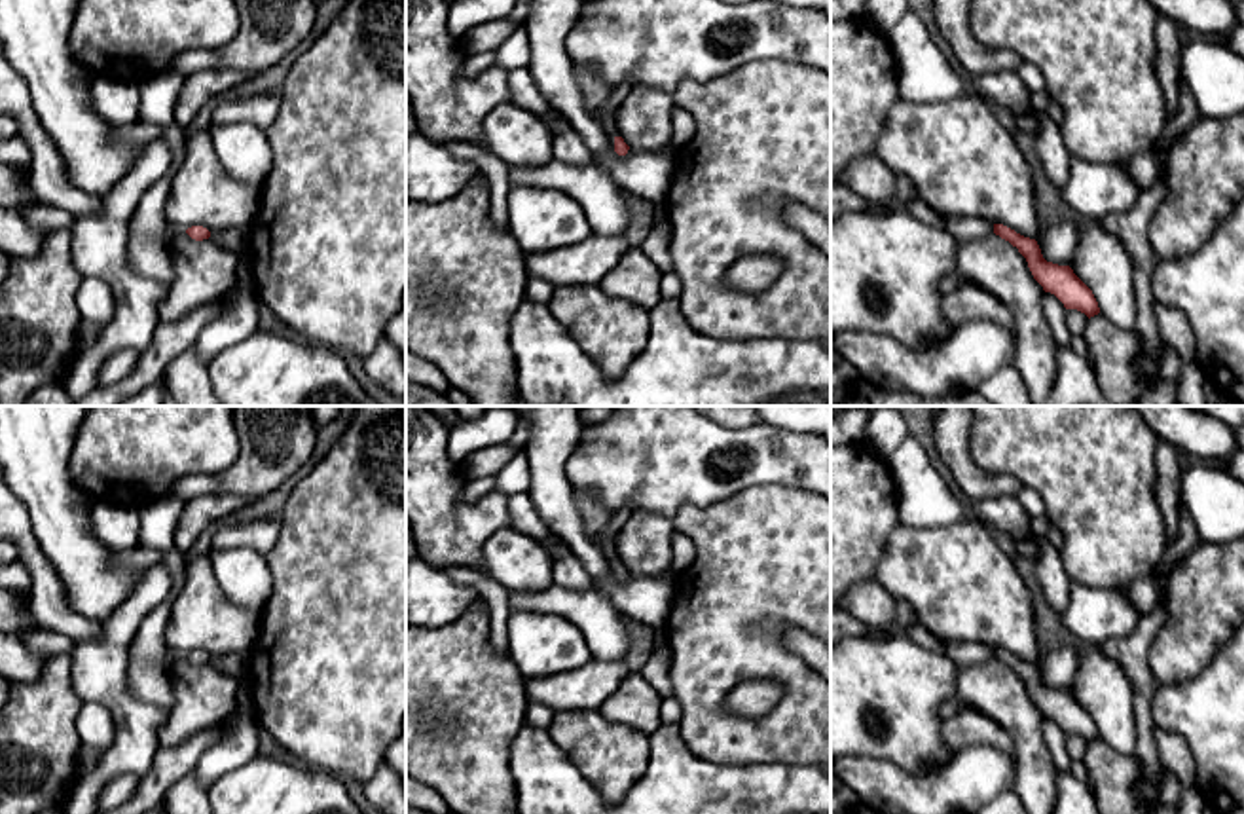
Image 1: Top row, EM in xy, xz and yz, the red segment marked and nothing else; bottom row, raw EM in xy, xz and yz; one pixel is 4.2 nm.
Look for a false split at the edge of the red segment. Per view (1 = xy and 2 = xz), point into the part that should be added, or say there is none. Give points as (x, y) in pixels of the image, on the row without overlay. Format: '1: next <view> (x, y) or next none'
1: next none
2: next none

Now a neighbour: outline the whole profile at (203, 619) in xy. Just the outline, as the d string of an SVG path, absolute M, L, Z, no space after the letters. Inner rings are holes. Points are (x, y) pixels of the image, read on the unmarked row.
M209 554L188 562L186 583L171 603L165 639L173 653L247 655L258 638L262 613L235 605L222 592Z

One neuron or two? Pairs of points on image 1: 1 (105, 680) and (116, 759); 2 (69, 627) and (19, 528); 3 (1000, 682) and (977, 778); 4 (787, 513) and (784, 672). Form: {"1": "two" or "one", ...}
{"1": "one", "2": "one", "3": "two", "4": "one"}

